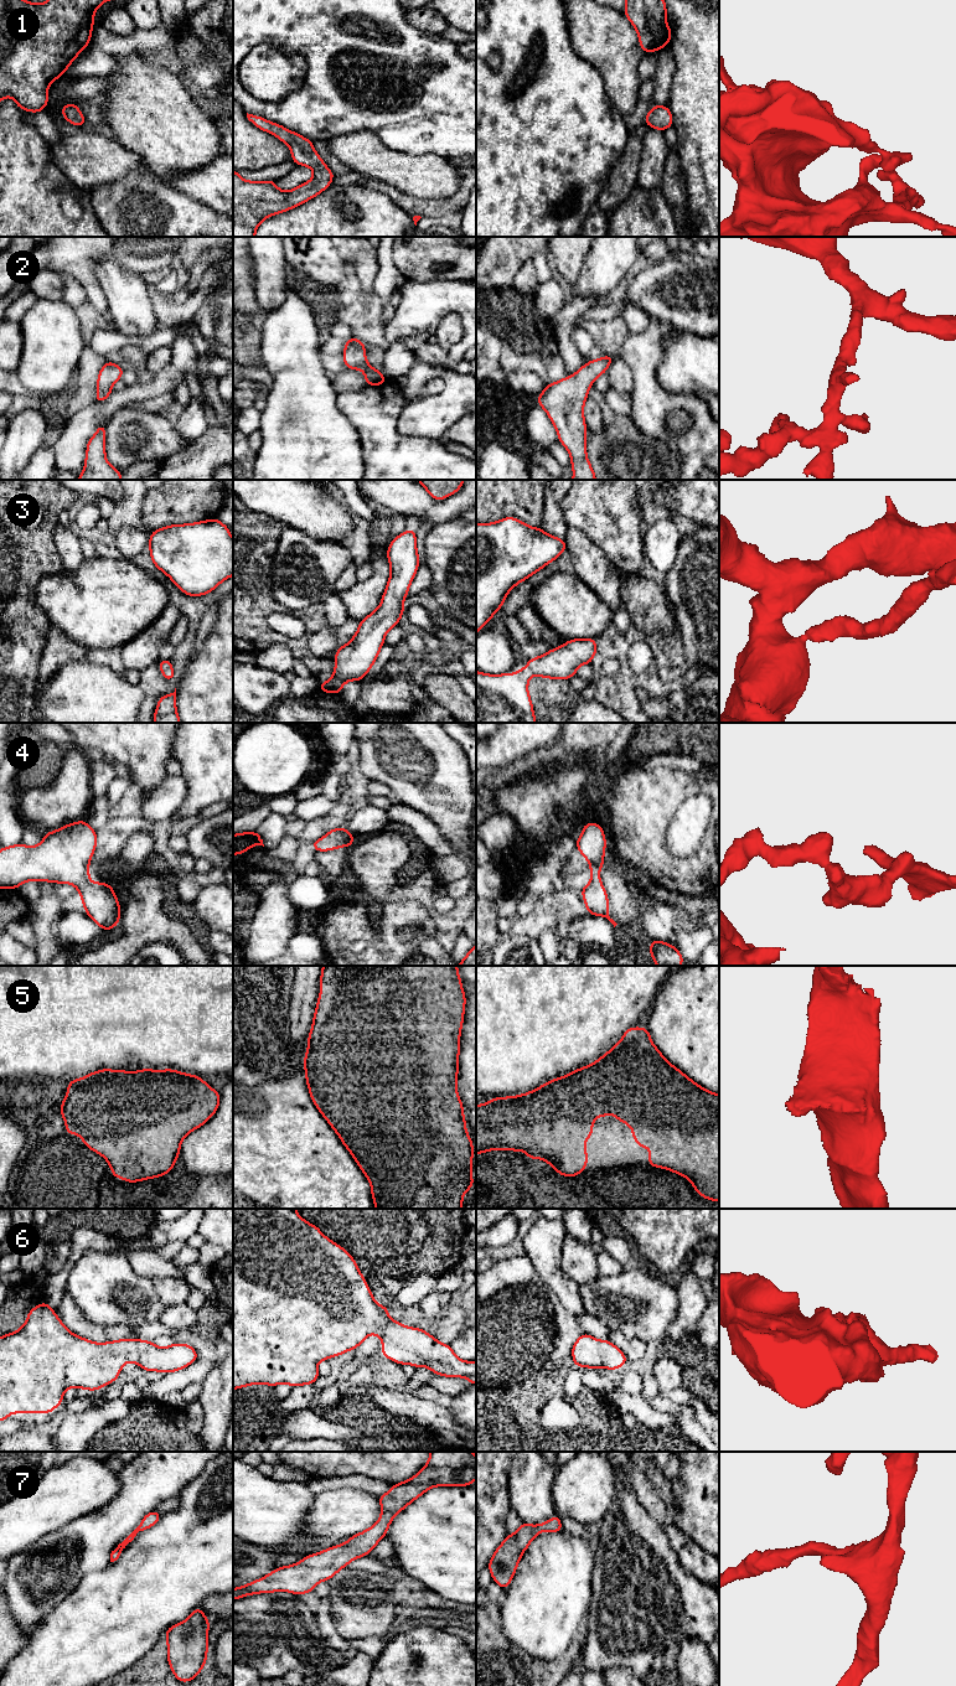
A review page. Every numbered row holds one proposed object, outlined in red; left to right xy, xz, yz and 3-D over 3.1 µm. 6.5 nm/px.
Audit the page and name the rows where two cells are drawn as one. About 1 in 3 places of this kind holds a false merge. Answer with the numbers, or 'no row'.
no row

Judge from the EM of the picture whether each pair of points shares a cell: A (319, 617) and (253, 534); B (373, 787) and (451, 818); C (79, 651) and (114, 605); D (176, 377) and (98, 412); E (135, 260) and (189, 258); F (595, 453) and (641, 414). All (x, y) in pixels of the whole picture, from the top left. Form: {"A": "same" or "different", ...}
{"A": "same", "B": "different", "C": "different", "D": "same", "E": "different", "F": "different"}

